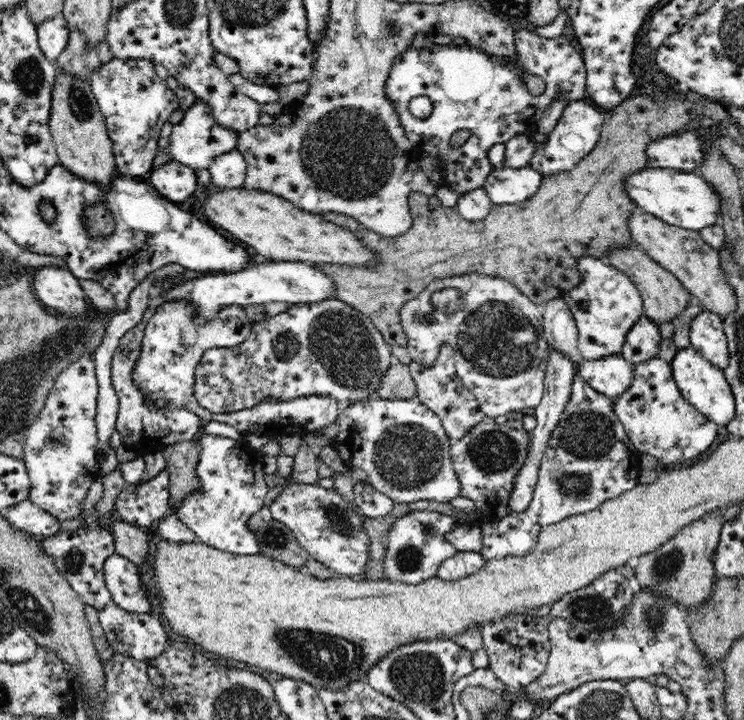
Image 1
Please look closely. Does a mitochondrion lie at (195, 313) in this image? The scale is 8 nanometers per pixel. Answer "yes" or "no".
no

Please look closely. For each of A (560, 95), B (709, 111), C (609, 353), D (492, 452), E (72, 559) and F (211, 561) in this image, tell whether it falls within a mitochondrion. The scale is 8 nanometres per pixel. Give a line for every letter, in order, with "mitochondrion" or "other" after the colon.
A: other
B: other
C: other
D: mitochondrion
E: mitochondrion
F: other

